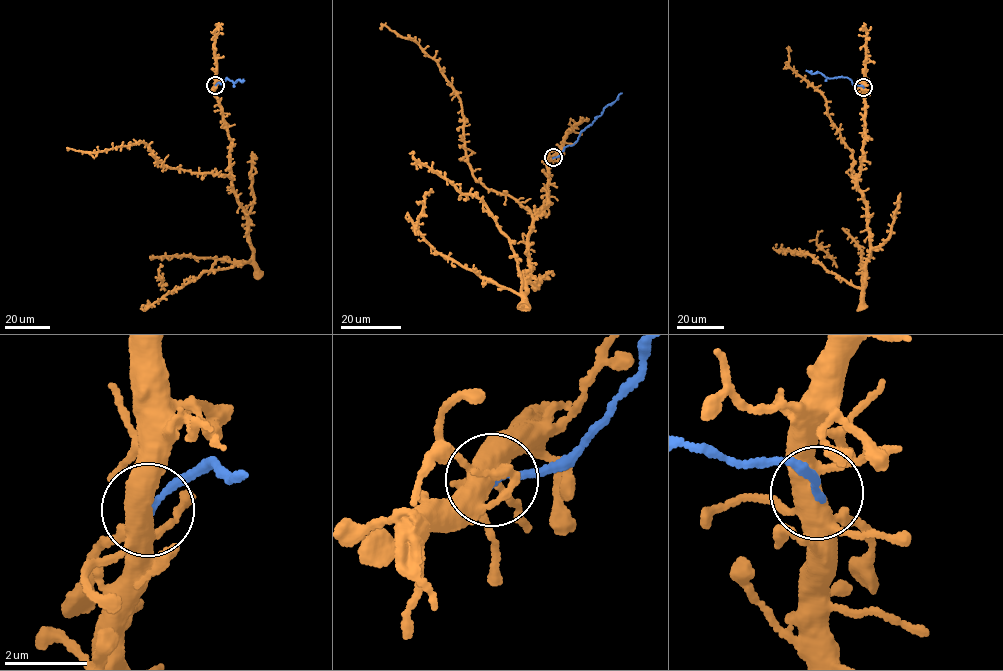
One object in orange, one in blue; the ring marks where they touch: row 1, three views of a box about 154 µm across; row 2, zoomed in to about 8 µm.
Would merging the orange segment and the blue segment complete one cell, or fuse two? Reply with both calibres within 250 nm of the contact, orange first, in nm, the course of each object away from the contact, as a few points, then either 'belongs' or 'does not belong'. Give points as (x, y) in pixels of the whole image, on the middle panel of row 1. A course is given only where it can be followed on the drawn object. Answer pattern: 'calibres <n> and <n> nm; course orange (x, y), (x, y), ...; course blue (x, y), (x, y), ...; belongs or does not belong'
calibres 440 and 170 nm; course orange (553, 158), (547, 204), (526, 242), (523, 293), (509, 240), (484, 200), (414, 153); course blue (553, 158), (575, 143), (579, 133), (621, 93); does not belong

